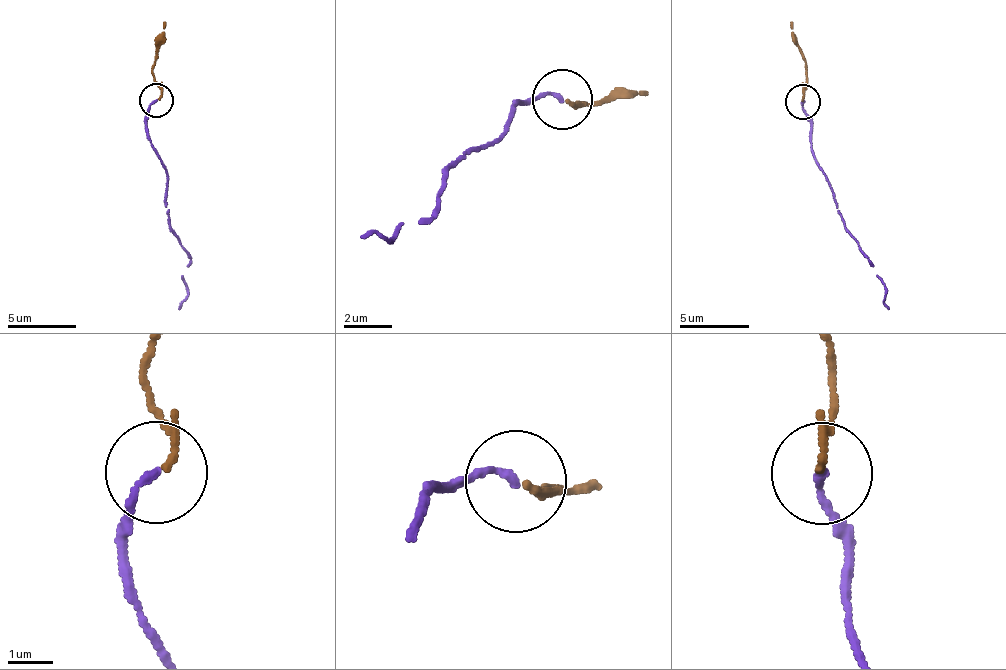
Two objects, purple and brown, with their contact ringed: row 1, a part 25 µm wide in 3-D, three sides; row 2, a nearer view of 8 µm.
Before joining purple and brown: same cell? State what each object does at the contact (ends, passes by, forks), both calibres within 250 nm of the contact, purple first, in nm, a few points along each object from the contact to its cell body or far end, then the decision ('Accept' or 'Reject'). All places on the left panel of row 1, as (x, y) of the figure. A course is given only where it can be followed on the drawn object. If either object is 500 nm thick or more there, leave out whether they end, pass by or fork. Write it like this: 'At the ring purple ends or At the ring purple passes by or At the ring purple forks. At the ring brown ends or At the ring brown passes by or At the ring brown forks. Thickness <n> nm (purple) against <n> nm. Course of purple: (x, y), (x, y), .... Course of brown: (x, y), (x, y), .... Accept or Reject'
At the ring purple ends. At the ring brown passes by. Thickness 160 nm (purple) against 110 nm. Course of purple: (155, 99), (147, 141), (166, 172), (168, 223), (190, 262), (183, 276), (187, 297), (177, 310). Course of brown: (158, 99), (153, 62), (163, 21). Accept

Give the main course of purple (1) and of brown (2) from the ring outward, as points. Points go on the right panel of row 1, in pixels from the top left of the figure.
1: (802, 101), (810, 142), (842, 224), (877, 276), (887, 296), (888, 310)
2: (801, 100), (807, 63), (790, 21)

